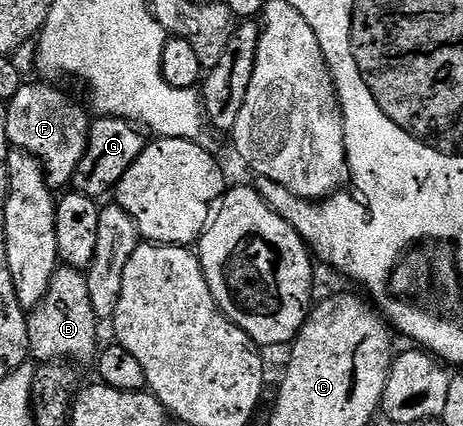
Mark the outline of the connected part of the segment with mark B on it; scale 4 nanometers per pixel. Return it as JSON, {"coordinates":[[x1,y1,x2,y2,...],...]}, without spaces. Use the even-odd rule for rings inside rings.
{"coordinates":[[61,265,51,279,51,287,47,287,47,295,28,314,28,318,29,352,34,362,92,362,98,356,99,319,91,307,91,291,87,291,87,279,82,270]]}

